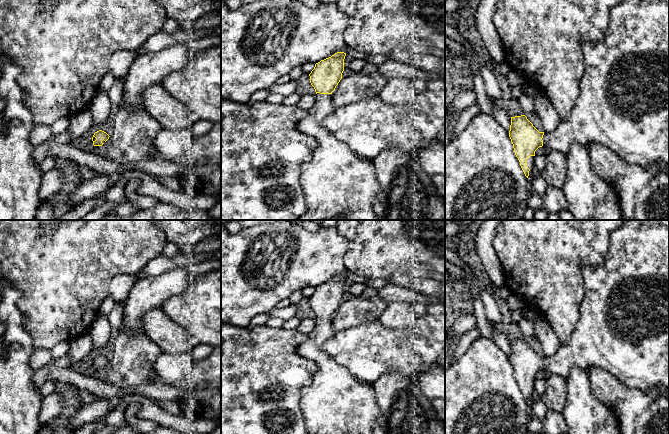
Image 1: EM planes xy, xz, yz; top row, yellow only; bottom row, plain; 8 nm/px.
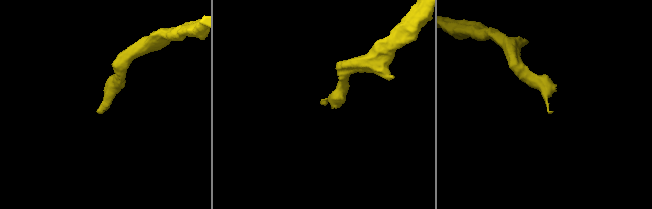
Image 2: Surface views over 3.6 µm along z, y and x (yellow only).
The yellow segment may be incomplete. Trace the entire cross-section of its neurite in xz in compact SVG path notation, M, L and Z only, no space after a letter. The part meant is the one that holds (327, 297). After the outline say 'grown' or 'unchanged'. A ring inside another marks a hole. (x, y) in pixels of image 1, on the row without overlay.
M337 276L316 287L309 298L316 325L299 347L299 354L316 364L312 383L302 389L300 398L307 434L374 434L373 428L380 415L373 386L356 379L322 350L322 345L336 333L332 316L342 303L345 280L346 277Z; grown

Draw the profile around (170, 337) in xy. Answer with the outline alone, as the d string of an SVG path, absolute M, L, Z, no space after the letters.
M161 307L147 311L142 317L142 324L143 332L162 352L187 352L198 345L196 338L172 321Z

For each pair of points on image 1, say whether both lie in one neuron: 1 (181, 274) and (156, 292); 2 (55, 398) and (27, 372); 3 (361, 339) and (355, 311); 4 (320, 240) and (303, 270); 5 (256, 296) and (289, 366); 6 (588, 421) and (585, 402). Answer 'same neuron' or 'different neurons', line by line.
1: same neuron
2: different neurons
3: different neurons
4: same neuron
5: different neurons
6: same neuron

